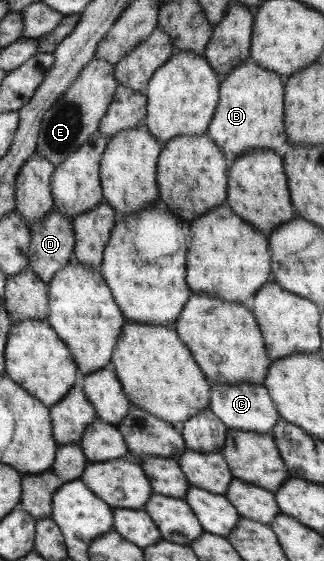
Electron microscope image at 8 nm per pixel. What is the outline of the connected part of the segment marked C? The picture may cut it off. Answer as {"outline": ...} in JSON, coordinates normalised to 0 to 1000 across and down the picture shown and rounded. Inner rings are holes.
{"outline":[[[648,684],[642,727],[698,761],[802,774],[833,772],[861,749],[855,729],[806,684]]]}

